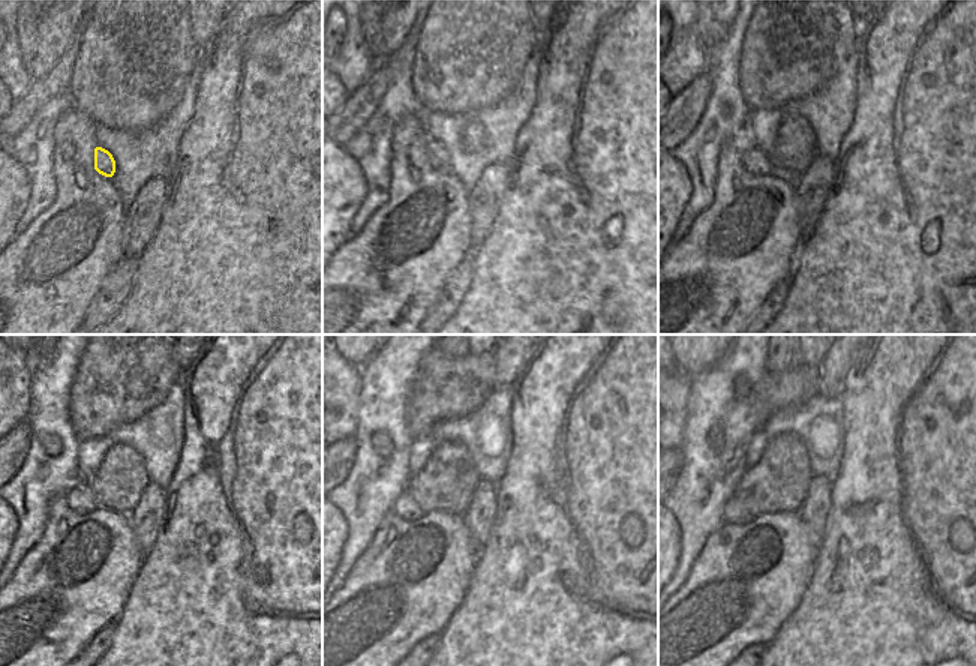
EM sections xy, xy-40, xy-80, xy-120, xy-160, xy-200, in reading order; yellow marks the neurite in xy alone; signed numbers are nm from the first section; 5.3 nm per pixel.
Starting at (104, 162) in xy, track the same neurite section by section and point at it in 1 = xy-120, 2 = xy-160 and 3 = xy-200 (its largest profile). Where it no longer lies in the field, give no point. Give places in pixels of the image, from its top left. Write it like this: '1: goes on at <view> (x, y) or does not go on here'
1: goes on at xy-120 (80, 498)
2: goes on at xy-160 (404, 506)
3: goes on at xy-200 (735, 512)

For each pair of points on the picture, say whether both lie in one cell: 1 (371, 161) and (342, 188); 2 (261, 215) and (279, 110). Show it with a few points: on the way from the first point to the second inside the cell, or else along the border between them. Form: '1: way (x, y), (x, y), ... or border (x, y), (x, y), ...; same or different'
1: border (342, 147), (363, 176), (366, 195), (362, 204); different
2: way (279, 189), (279, 135); same

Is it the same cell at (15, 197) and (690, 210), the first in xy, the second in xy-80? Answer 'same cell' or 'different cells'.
different cells

